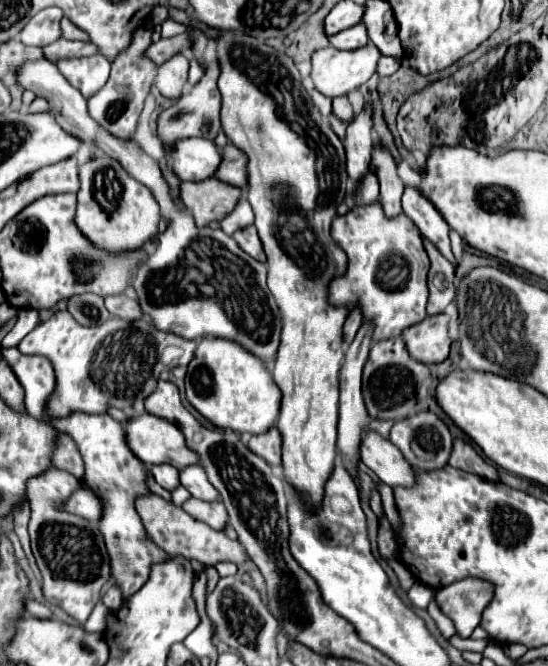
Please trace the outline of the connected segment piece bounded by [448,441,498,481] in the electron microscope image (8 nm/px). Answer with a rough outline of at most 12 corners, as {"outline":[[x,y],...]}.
{"outline":[[454,441],[448,465],[498,481],[494,465],[472,445]]}

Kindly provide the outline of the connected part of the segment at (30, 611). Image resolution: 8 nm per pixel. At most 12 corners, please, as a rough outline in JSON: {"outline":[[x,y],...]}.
{"outline":[[24,601],[24,611],[30,617],[52,617],[46,605]]}

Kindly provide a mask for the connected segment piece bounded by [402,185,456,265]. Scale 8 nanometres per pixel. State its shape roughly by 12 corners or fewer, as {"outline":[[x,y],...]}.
{"outline":[[406,185],[402,209],[422,235],[456,265],[448,223],[416,187]]}

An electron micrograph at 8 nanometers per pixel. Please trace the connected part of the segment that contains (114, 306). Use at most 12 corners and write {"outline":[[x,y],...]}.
{"outline":[[132,295],[104,299],[112,317],[138,319],[138,301]]}

